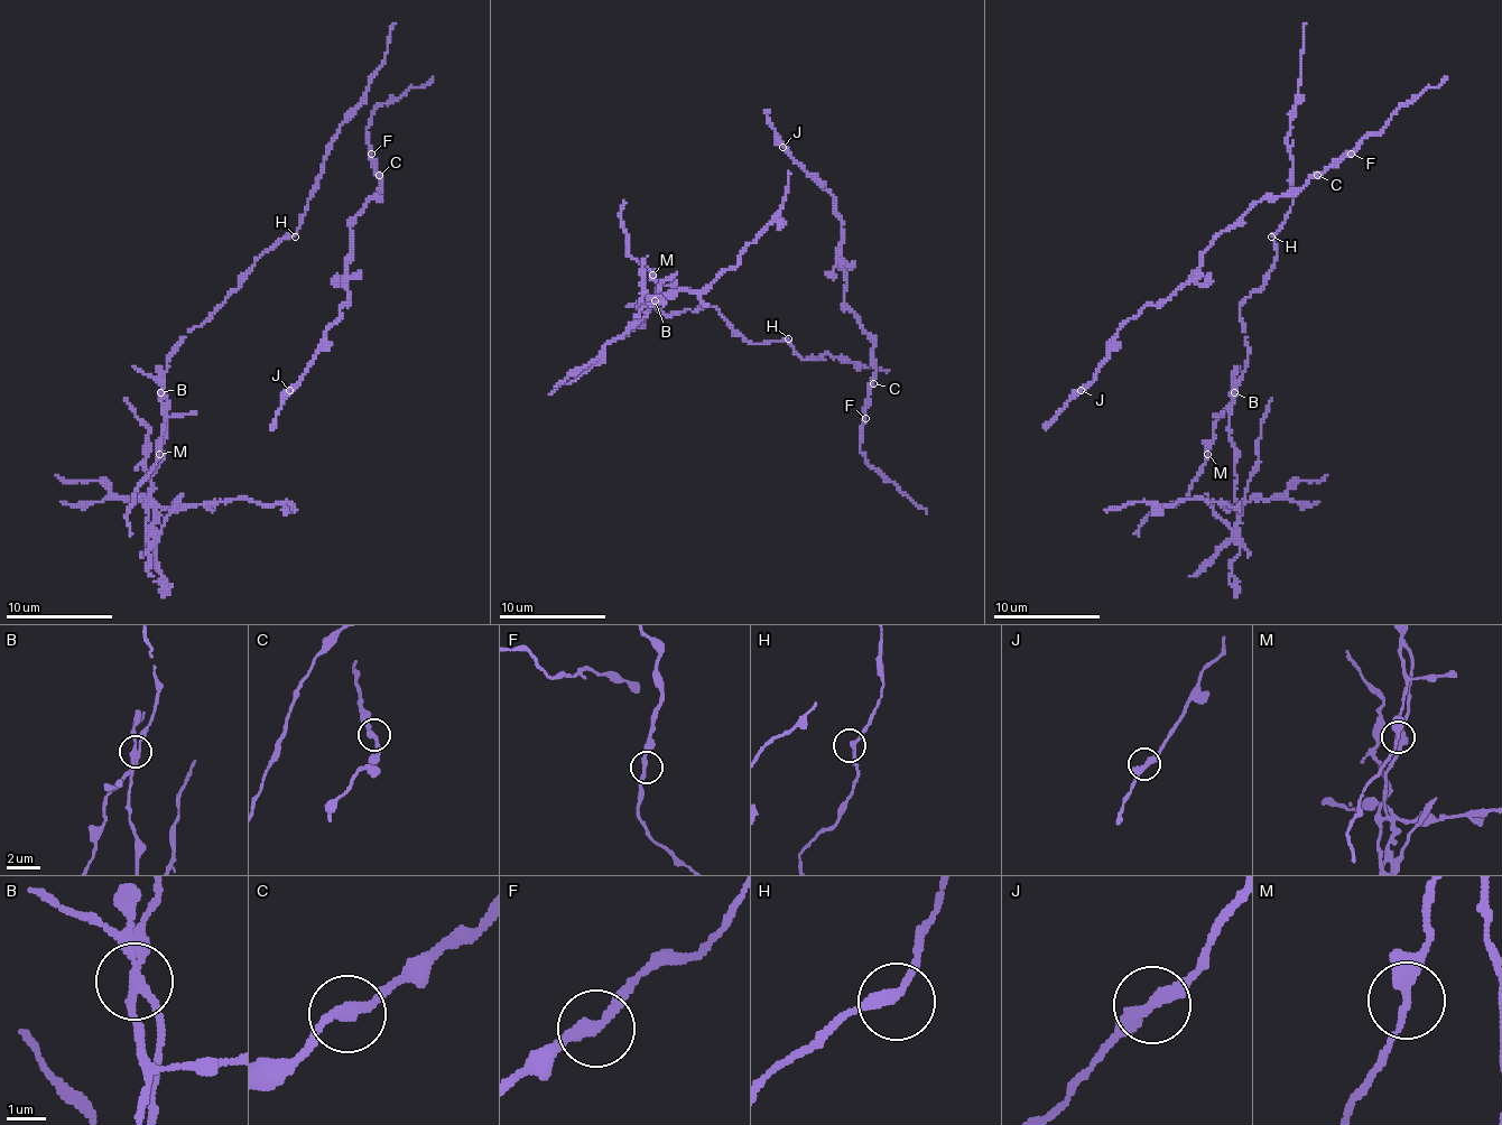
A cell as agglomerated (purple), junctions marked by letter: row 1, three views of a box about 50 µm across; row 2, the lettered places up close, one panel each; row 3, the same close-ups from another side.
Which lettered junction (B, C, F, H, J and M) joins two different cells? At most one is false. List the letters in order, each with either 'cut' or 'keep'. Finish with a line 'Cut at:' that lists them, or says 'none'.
B: cut
C: keep
F: keep
H: keep
J: keep
M: keep
Cut at: B

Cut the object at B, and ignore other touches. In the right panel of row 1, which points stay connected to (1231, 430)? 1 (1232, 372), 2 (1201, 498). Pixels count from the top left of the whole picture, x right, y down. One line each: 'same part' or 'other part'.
1: same part
2: same part

